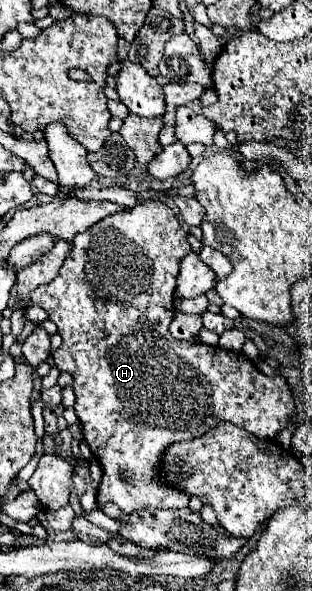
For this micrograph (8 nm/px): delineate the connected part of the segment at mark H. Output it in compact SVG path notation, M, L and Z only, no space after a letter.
M147 200L137 204L131 210L107 216L103 222L99 222L99 226L93 226L91 230L87 230L87 234L79 234L79 238L75 238L73 242L73 250L67 256L67 262L61 266L59 276L45 284L39 286L31 292L31 302L41 306L47 314L49 320L53 320L59 328L59 334L63 338L63 344L59 350L53 350L53 360L55 366L59 368L59 372L69 372L73 376L73 392L77 394L77 402L75 402L75 414L81 422L81 430L83 430L83 440L87 442L87 446L91 448L95 460L101 464L103 468L103 480L99 484L99 492L97 492L97 504L107 504L113 502L117 504L125 514L131 514L139 508L147 508L147 506L155 506L155 508L183 508L189 504L189 498L185 492L167 486L167 482L163 480L161 472L161 460L165 450L169 448L171 442L183 442L183 440L193 440L203 436L205 432L209 432L211 428L215 428L219 422L233 422L235 426L245 428L247 432L255 434L257 438L275 438L279 434L281 428L285 428L291 420L291 416L295 416L295 402L291 396L291 388L287 386L287 382L281 376L265 376L257 370L257 366L253 366L253 362L243 354L231 354L227 350L219 350L219 346L207 346L201 342L191 344L187 340L177 340L171 336L169 332L169 324L173 320L175 314L175 280L179 274L179 262L183 256L187 256L187 252L191 252L191 246L187 242L187 232L183 230L183 226L179 224L179 220L175 218L173 210L167 208L163 202L159 200Z

